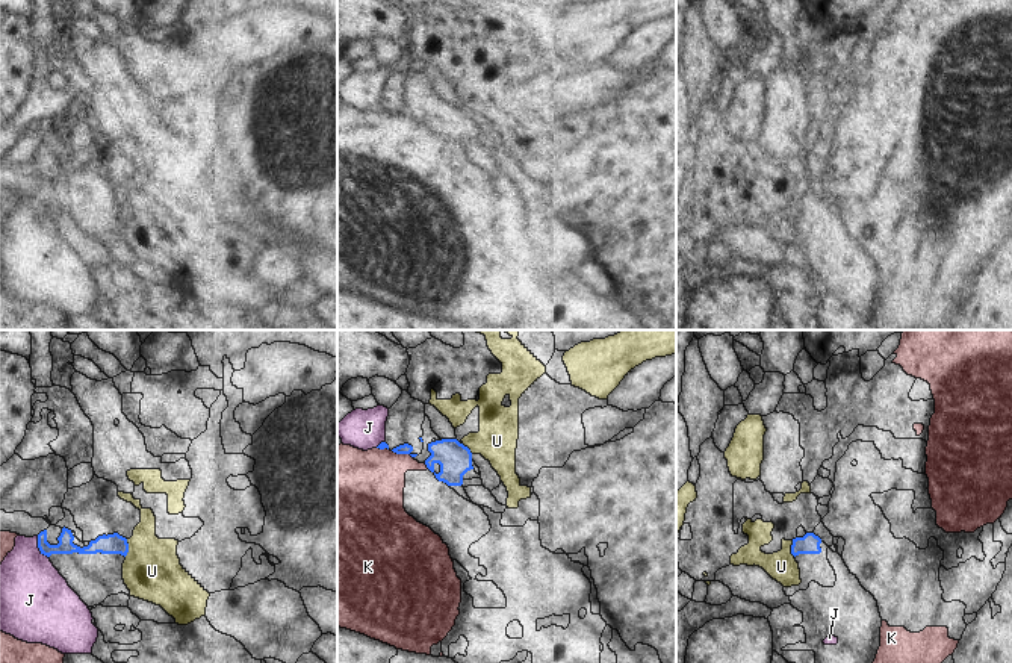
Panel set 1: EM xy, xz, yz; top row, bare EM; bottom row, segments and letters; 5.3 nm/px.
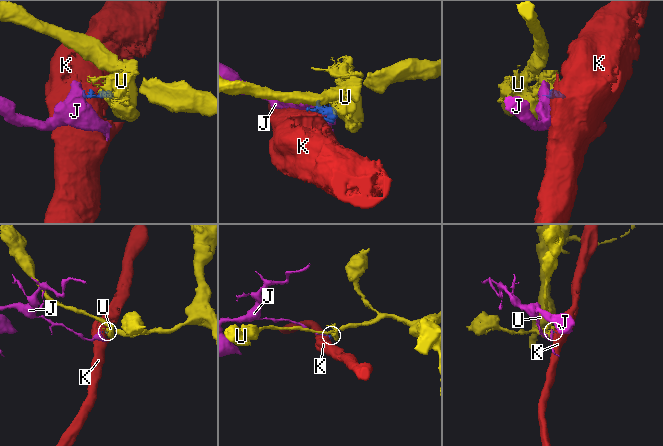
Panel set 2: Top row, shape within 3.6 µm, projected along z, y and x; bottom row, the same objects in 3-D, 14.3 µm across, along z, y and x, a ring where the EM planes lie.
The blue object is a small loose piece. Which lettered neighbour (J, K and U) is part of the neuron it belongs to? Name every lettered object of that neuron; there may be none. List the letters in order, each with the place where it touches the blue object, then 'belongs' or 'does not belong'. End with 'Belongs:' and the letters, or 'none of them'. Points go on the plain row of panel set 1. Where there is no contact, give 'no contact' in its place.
J: meets blue in xy at (38, 208); does not belong
K: meets blue in xz at (403, 114); does not belong
U: meets blue in xy at (127, 209); does not belong
Belongs: none of them

